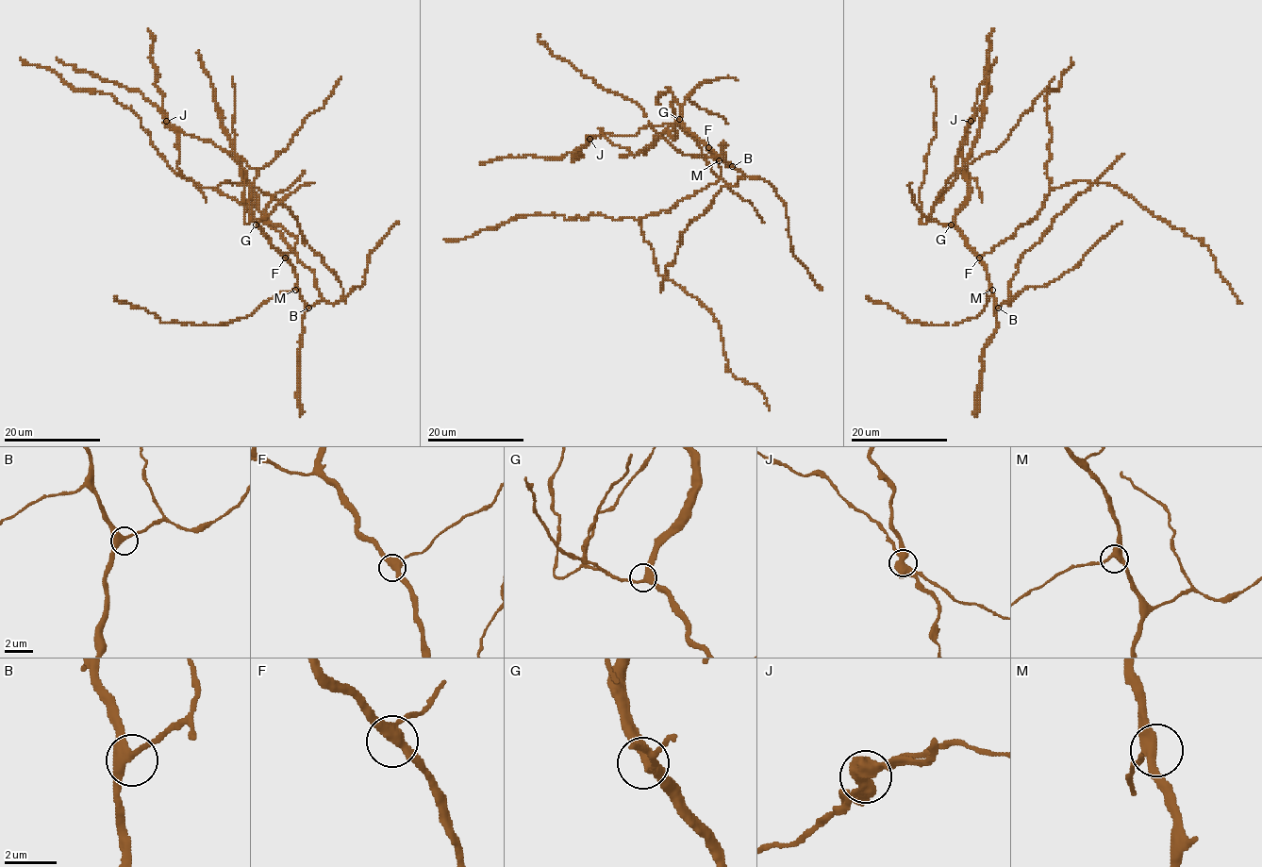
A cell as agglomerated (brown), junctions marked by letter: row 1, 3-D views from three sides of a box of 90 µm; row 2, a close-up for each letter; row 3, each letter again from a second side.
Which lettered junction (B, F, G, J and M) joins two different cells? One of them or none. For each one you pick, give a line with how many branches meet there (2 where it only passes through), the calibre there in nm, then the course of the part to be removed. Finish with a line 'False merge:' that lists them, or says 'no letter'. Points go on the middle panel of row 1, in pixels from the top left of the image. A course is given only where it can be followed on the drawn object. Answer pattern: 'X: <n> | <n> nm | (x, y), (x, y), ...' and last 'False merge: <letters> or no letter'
J: 3 | 480 nm | (590, 139), (600, 136), (602, 129), (601, 132), (617, 145), (630, 149)
False merge: J

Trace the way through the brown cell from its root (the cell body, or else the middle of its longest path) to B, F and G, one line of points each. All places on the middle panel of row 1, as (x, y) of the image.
B: (721, 169), (710, 149), (732, 166)
F: (721, 169), (708, 147)
G: (721, 169), (708, 148), (679, 119)

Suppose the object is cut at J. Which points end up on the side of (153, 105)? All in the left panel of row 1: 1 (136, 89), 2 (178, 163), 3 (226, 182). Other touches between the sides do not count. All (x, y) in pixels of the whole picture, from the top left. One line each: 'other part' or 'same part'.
1: same part
2: other part
3: same part

